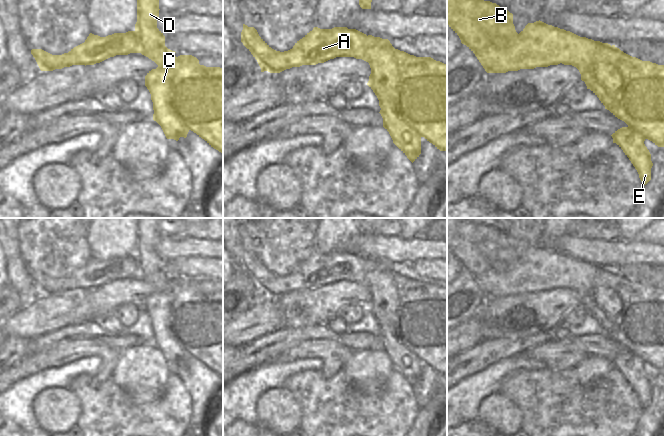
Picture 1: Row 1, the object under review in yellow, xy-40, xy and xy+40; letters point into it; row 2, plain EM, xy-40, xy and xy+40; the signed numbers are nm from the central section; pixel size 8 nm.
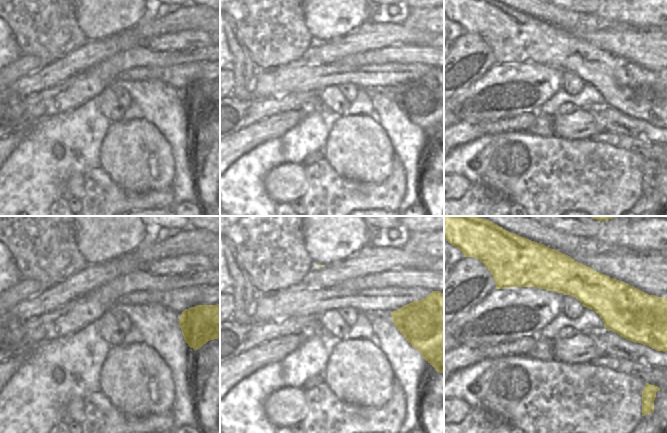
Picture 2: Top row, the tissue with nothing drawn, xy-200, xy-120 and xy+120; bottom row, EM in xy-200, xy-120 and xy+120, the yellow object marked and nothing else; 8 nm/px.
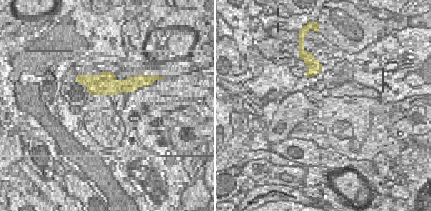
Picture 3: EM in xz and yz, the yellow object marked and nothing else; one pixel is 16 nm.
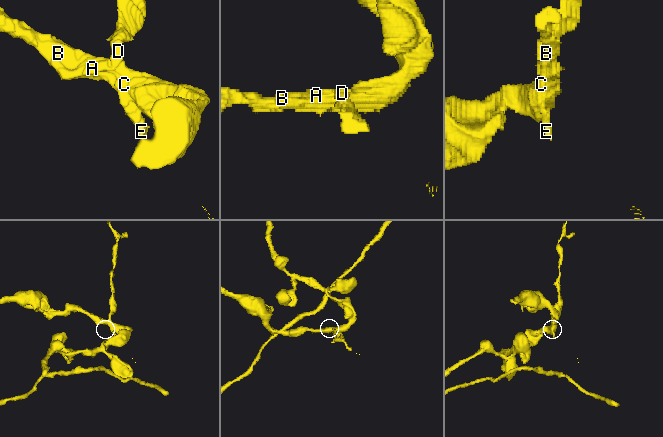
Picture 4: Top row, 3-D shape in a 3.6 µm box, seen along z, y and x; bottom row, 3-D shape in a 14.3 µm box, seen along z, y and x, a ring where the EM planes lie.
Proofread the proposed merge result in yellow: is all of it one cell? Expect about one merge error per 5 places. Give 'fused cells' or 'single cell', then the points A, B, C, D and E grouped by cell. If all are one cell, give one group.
fused cells; groups A B / C D E

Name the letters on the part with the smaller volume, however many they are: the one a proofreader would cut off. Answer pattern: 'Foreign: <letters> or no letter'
Foreign: C, D, E

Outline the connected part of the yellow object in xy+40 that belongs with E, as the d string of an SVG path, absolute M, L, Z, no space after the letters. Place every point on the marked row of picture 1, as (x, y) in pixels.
M622 127L612 135L616 143L629 158L639 174L643 185L651 180L651 154L644 144L645 136L632 127Z

